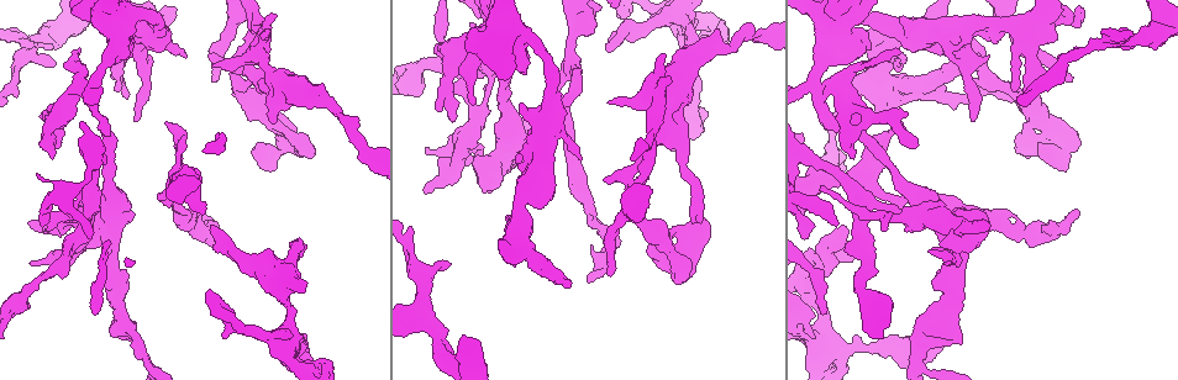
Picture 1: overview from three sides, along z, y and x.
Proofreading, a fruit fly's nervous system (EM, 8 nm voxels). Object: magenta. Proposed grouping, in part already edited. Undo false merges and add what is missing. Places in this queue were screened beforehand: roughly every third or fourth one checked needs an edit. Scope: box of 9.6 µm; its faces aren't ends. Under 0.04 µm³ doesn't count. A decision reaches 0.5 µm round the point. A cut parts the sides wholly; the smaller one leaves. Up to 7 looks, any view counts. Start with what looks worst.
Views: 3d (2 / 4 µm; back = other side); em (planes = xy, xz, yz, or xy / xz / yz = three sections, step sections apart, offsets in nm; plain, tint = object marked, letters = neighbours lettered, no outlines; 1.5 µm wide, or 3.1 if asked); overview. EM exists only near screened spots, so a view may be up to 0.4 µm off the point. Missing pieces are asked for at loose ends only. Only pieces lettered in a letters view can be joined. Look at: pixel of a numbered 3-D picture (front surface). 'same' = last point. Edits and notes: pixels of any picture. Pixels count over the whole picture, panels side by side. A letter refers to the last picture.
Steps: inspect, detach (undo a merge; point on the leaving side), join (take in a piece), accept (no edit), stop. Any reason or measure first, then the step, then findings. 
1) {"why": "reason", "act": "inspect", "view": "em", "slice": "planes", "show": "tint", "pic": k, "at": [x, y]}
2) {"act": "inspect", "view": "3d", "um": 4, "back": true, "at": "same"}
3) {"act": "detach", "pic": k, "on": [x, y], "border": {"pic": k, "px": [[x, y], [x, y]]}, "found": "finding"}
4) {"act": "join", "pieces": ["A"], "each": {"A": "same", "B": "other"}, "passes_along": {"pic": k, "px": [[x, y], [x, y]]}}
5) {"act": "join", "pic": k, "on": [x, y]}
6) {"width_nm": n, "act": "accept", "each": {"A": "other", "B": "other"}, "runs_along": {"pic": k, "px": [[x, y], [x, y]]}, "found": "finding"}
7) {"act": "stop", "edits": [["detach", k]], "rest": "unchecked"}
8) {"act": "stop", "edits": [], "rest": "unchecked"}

{"why": "stops while still wide", "act": "inspect", "view": "em", "slice": "xz", "step": 8, "show": "plain", "pic": 1, "at": [519, 106]}

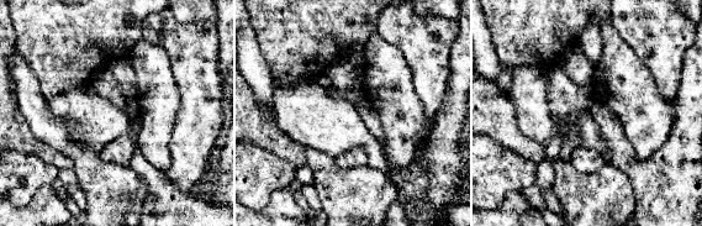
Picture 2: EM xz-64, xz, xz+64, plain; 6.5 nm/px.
{"why": "what lies round it", "act": "inspect", "view": "em", "slice": "xz", "step": 8, "show": "letters", "at": "same"}

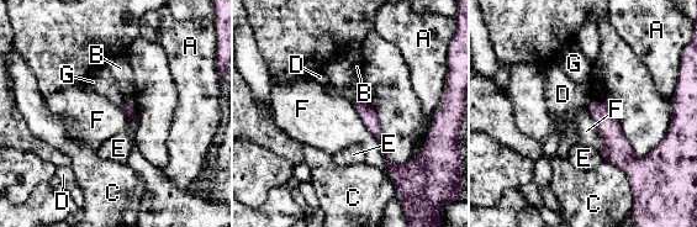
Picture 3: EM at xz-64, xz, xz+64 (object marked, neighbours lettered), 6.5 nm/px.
{"act": "accept", "each": {"A": "other", "B": "other", "C": "other", "D": "other", "E": "other", "F": "other", "G": "other"}, "found": "none of them fits"}

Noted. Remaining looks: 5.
{"why": "free end", "act": "inspect", "view": "3d", "um": 4, "pic": 1, "at": [610, 48]}

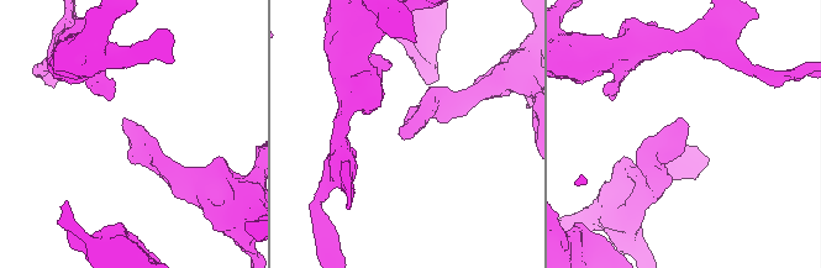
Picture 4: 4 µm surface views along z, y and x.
{"act": "inspect", "view": "em", "slice": "xz", "step": 4, "show": "letters", "pic": 4, "at": [402, 139]}

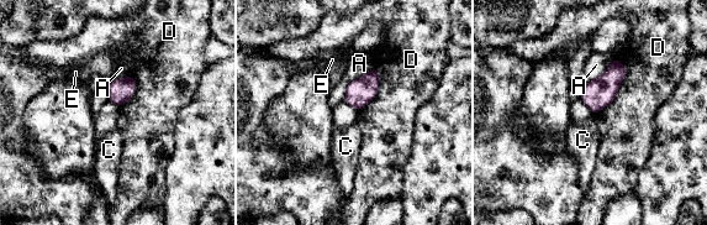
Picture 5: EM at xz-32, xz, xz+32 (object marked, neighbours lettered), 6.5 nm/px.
{"why": "another direction", "act": "inspect", "view": "em", "slice": "planes", "show": "letters", "at": "same"}

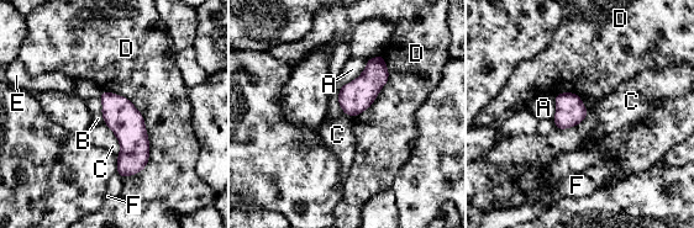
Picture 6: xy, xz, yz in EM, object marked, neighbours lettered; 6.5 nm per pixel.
{"width_nm": 190, "act": "accept", "each": {"A": "other", "B": "other", "C": "other", "D": "other", "E": "other", "F": "other"}, "border": {"pic": 6, "px": [[588, 111], [577, 125], [556, 130]]}, "found": "none of them fits"}

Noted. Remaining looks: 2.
{"why": "three-way junction", "act": "inspect", "view": "em", "slice": "xy", "step": 4, "show": "tint", "pic": 1, "at": [1134, 39]}

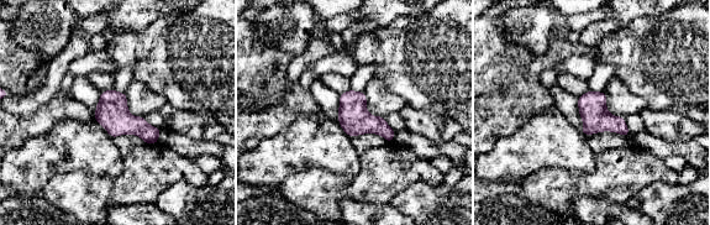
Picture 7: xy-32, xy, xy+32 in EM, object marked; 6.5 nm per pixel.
{"why": "another direction", "act": "inspect", "view": "em", "slice": "planes", "show": "letters", "at": "same"}

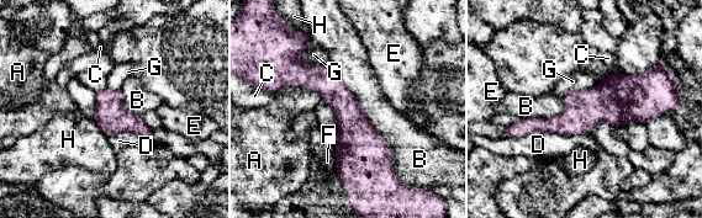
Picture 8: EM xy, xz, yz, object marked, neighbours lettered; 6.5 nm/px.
{"width_nm": 200, "act": "accept", "each": {"A": "other", "B": "other", "C": "other", "D": "other", "E": "other", "F": "other", "G": "other", "H": "other"}, "found": "one cell here"}

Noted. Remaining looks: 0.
{"act": "stop", "edits": [], "rest": "unchecked"}

